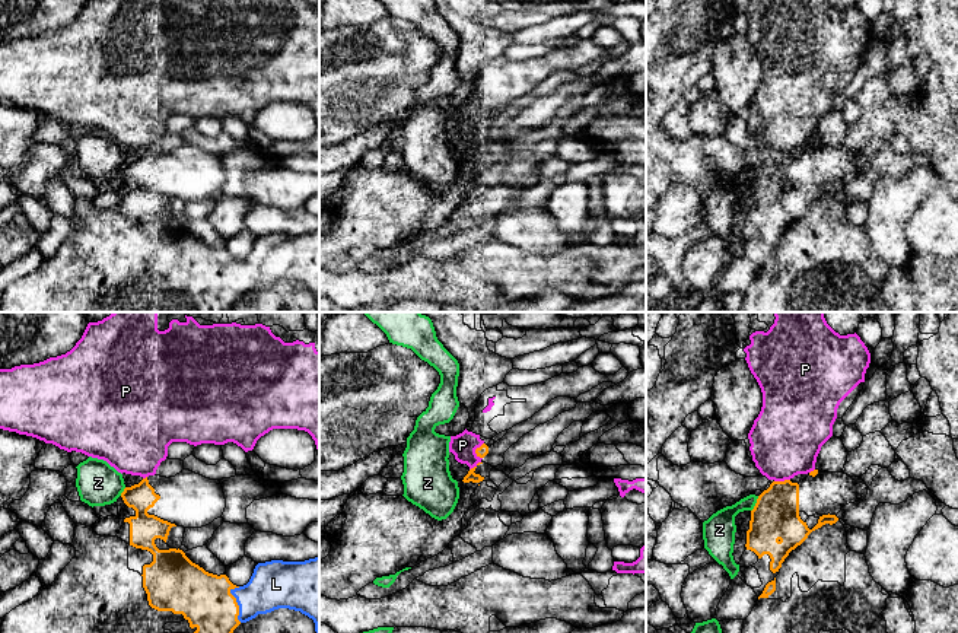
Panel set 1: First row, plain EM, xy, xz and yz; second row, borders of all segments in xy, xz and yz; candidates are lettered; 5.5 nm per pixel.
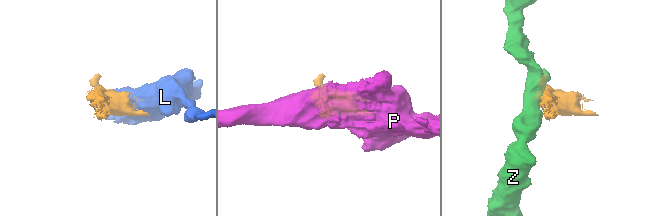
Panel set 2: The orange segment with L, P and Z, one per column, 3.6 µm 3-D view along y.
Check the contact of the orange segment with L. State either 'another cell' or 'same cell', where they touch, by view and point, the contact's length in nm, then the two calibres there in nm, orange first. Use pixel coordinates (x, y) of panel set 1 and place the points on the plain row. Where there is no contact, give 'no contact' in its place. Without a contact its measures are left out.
same cell; meets orange in xy at (236, 277); contact 200 nm long; 300 nm thick on the orange side, 260 nm on the other

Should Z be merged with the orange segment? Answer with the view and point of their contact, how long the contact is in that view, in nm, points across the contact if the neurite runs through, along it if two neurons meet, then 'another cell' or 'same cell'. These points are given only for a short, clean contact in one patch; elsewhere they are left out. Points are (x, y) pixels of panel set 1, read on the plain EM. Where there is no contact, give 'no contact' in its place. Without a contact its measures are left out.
contact yz (756, 177); length 100 nm; another cell

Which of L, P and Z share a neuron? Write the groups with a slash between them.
L / P / Z

